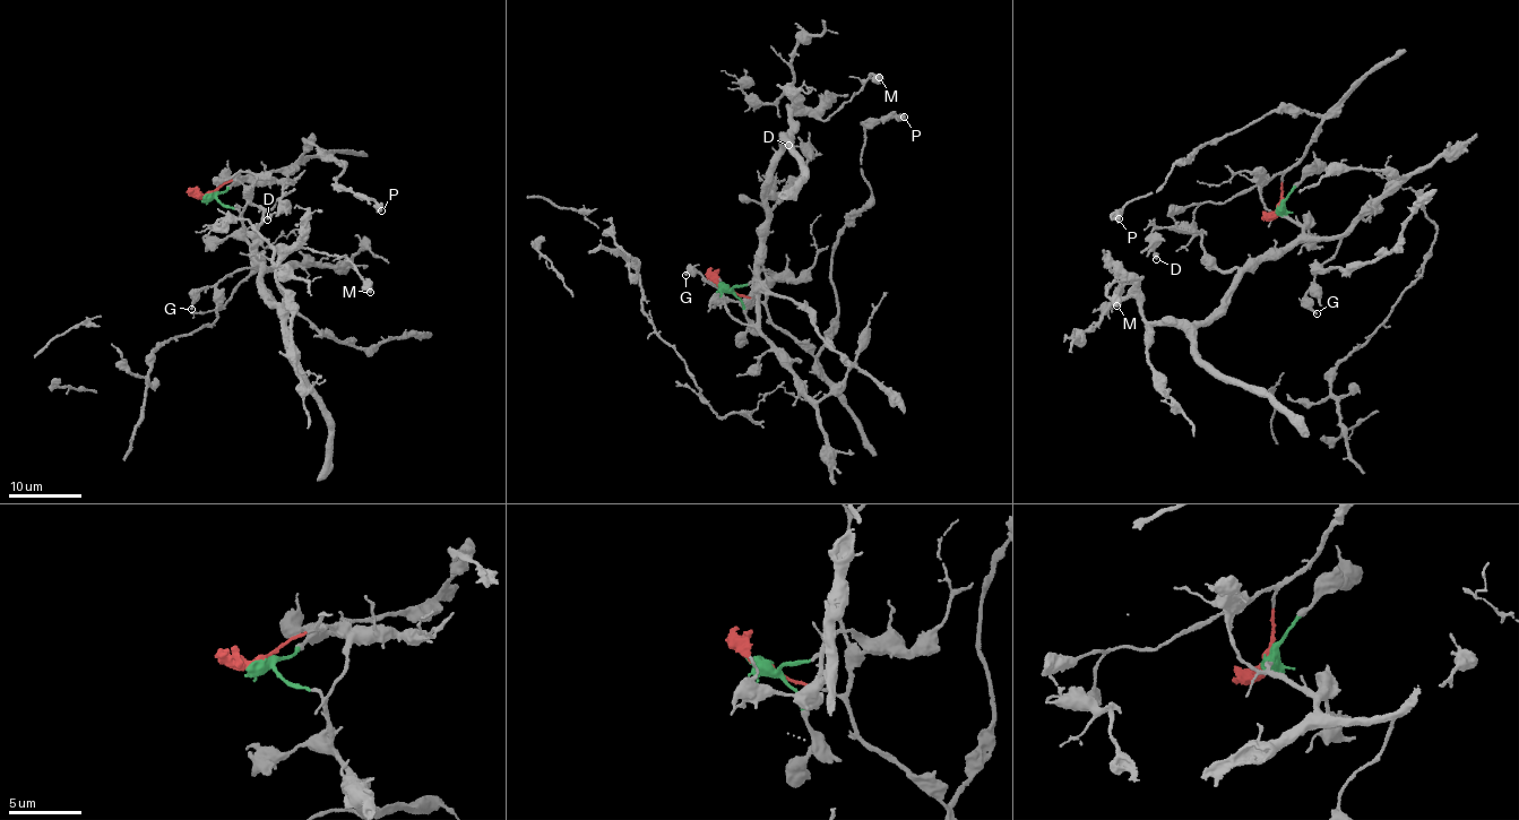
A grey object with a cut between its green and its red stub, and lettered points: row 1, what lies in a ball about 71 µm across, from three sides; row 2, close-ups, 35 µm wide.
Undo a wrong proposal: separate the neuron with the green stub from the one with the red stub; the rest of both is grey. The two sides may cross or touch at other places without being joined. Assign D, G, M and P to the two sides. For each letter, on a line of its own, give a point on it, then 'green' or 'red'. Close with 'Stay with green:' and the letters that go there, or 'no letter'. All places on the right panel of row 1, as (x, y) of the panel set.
D: (1156, 259) | green
G: (1317, 313) | green
M: (1116, 305) | green
P: (1119, 218) | red
Stay with green: D, G, M

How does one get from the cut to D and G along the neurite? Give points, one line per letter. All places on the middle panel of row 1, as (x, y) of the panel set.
D: (722, 285), (759, 287), (767, 200), (785, 198), (808, 156), (787, 145)
G: (722, 285), (732, 288), (752, 282), (754, 325), (741, 325), (727, 311), (725, 296), (700, 273), (684, 275)

